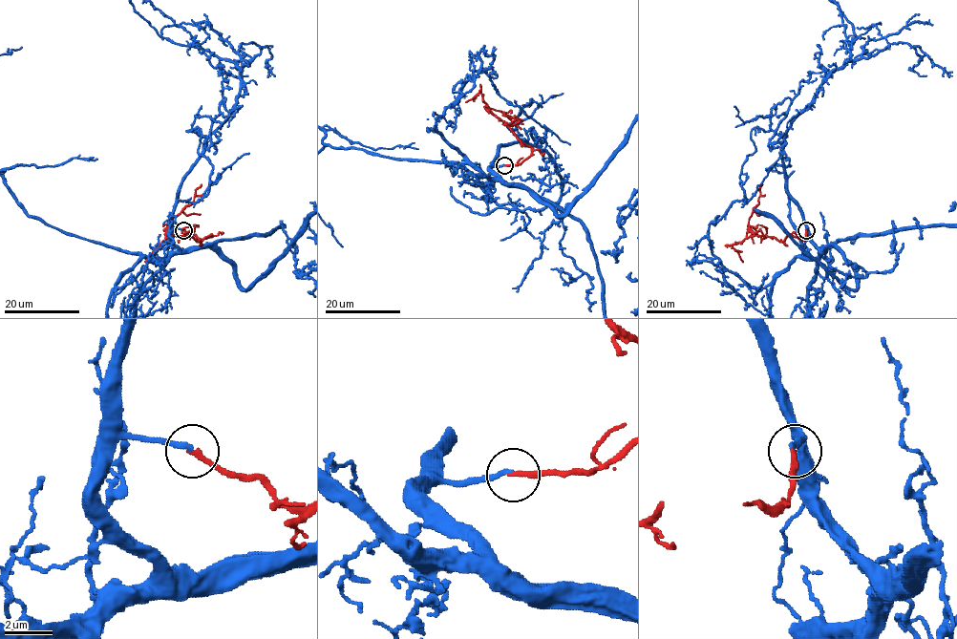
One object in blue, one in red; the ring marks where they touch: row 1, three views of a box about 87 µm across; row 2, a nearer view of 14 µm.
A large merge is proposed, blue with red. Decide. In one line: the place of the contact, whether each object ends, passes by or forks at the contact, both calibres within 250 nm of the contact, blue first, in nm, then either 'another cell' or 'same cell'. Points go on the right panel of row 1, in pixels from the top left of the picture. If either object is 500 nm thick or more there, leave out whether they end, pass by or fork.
at (806, 230); blue ends there; red ends there; 200 nm thick on the blue side, 200 nm on the other; same cell

